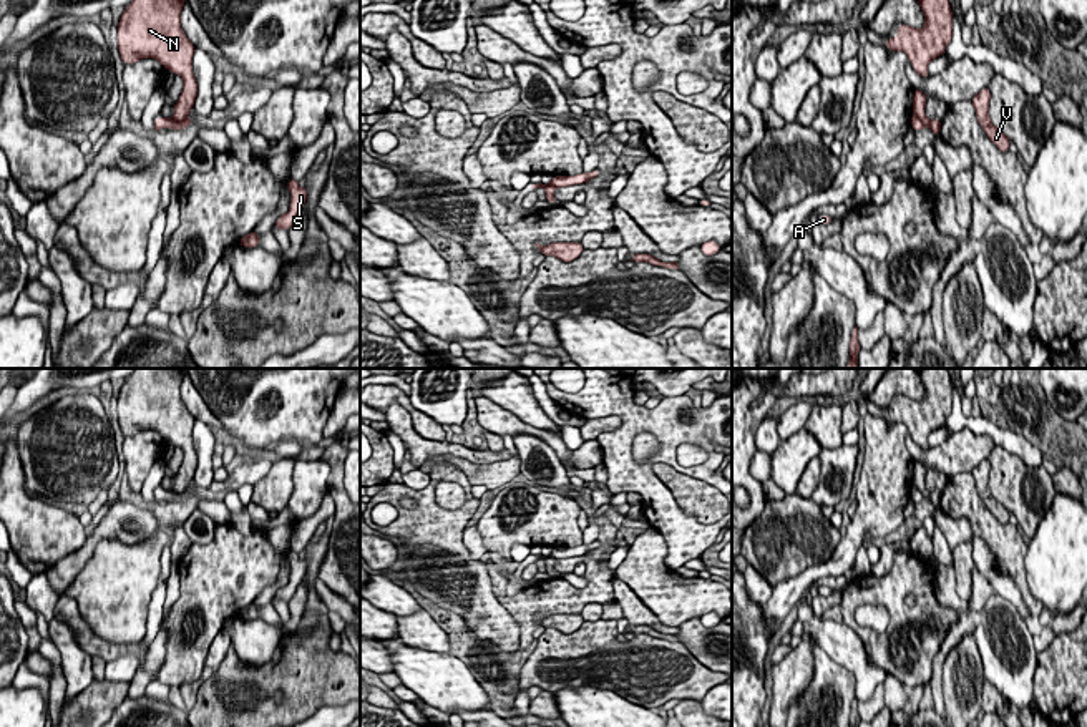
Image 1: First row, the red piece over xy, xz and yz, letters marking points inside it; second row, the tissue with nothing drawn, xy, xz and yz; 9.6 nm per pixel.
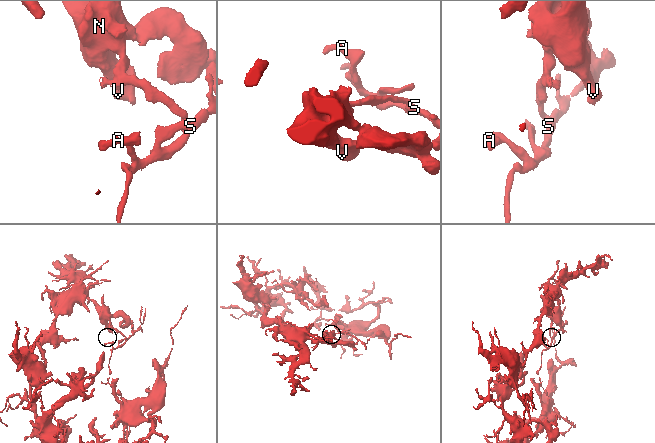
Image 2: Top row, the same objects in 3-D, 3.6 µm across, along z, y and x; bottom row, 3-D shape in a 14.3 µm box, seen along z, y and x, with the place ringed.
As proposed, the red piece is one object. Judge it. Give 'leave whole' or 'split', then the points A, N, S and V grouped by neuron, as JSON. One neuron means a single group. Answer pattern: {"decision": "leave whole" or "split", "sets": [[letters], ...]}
{"decision": "leave whole", "sets": [["A", "N", "S", "V"]]}

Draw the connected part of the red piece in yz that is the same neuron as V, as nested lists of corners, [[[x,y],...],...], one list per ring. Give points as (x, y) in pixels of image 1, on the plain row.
[[[989,458],[982,460],[977,466],[971,470],[971,475],[976,481],[976,490],[989,511],[996,516],[997,521],[1002,525],[1009,523],[1009,515],[1011,511],[1001,505],[991,493],[989,490],[989,471],[991,471],[991,463]]]

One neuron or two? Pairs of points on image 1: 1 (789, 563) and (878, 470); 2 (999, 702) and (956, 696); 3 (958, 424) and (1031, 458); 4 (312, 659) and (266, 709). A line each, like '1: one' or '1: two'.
1: two
2: two
3: one
4: one

